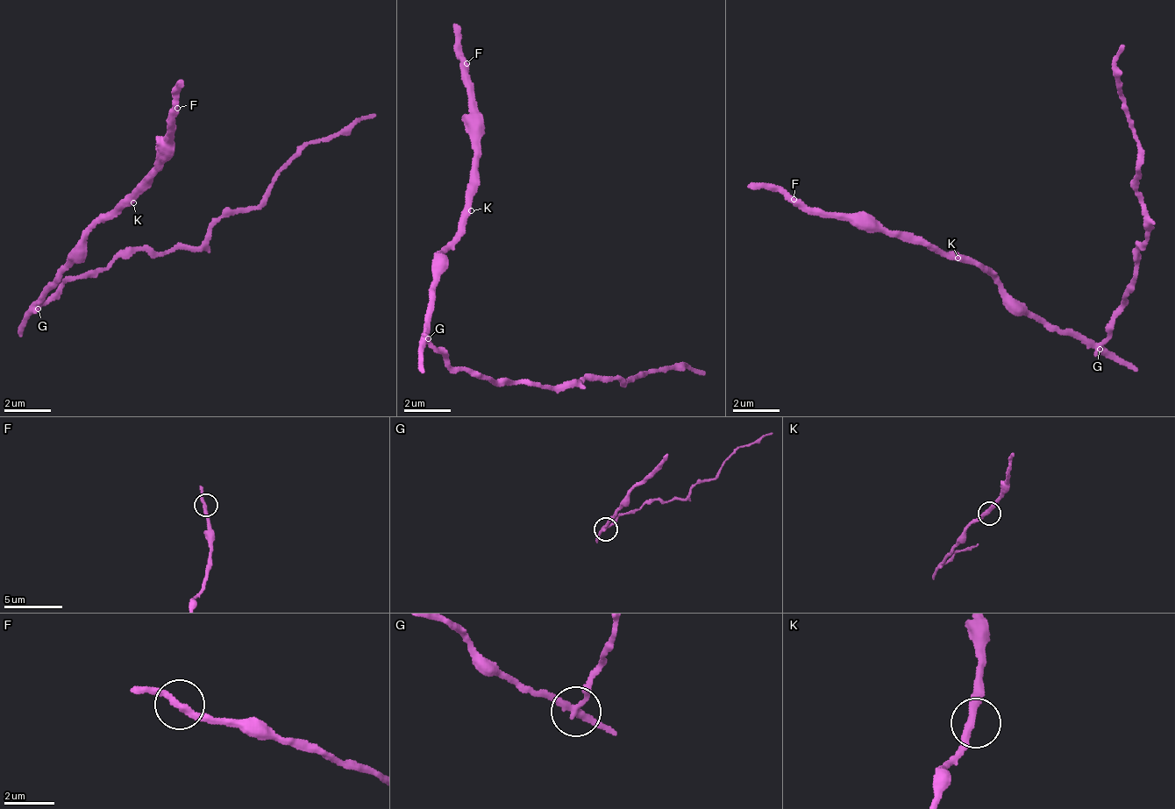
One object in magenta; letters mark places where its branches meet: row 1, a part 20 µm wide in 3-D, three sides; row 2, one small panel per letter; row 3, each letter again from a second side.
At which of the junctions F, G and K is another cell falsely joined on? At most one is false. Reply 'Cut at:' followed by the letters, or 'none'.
Cut at: G

